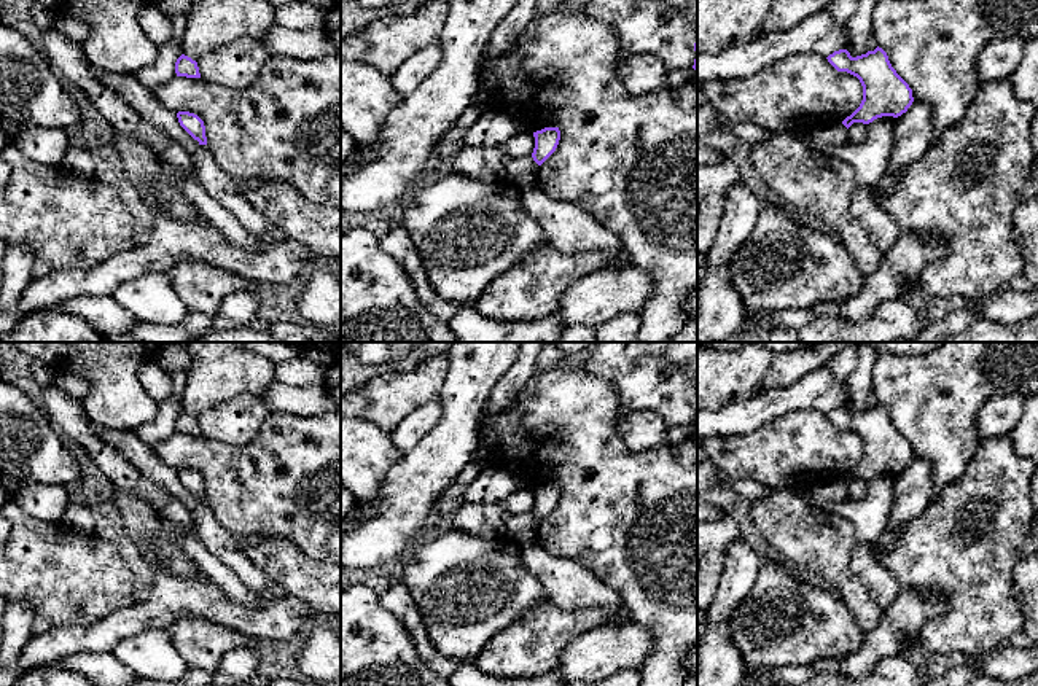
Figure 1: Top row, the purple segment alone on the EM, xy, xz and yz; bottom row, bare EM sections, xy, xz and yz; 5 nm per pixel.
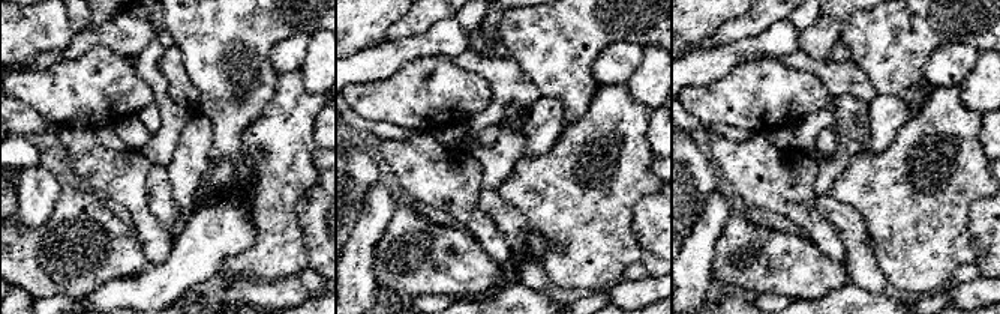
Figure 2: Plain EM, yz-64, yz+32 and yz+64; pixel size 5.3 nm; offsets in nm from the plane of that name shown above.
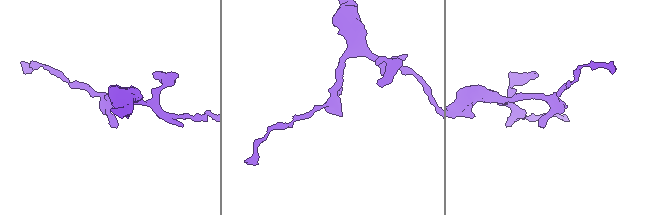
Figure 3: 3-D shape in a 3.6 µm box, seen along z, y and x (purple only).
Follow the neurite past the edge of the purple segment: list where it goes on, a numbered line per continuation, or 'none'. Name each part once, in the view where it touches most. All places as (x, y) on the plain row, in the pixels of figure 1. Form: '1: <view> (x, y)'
none

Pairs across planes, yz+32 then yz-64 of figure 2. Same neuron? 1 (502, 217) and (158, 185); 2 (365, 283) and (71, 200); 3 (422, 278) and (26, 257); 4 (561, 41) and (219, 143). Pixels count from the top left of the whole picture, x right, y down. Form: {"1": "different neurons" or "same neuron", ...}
{"1": "same neuron", "2": "different neurons", "3": "same neuron", "4": "same neuron"}

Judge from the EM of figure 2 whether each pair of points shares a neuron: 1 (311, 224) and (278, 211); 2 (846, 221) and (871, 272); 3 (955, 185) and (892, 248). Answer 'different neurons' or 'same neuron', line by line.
1: different neurons
2: same neuron
3: same neuron

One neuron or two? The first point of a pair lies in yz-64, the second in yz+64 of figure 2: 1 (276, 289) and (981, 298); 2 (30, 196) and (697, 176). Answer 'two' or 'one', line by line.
1: one
2: two

